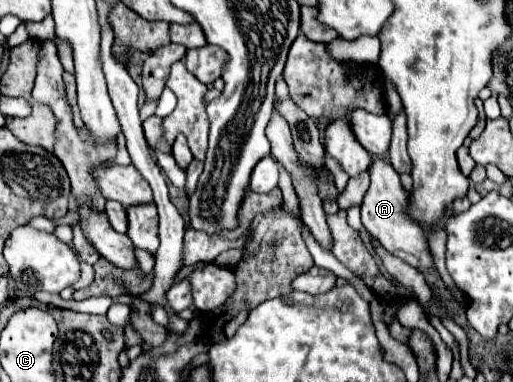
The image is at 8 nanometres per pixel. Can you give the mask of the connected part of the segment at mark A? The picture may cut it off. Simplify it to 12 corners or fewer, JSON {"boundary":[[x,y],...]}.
{"boundary":[[374,157],[362,223],[380,245],[432,267],[426,235],[406,217],[408,193]]}

